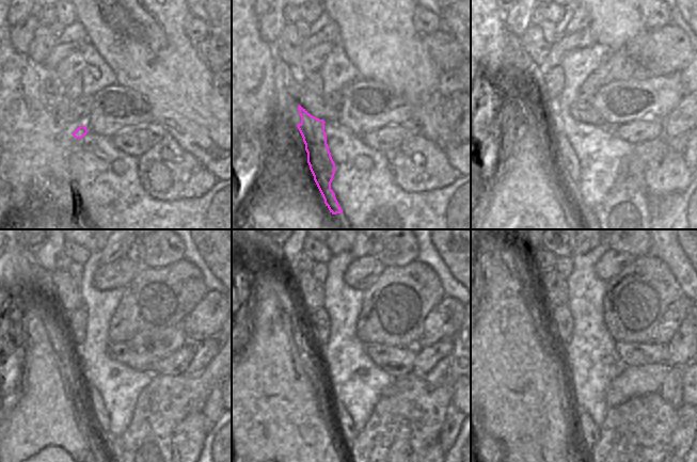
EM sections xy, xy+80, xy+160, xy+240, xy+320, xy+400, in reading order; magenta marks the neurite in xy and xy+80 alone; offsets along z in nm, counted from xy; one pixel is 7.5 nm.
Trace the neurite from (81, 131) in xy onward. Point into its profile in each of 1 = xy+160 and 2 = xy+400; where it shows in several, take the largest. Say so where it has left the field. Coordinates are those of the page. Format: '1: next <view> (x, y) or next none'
1: next xy+160 (567, 162)
2: next xy+400 (588, 431)

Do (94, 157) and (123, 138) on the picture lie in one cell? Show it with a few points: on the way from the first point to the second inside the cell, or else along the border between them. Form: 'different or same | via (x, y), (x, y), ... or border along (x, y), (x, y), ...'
different | border along (110, 137), (111, 141), (119, 148), (135, 157)

